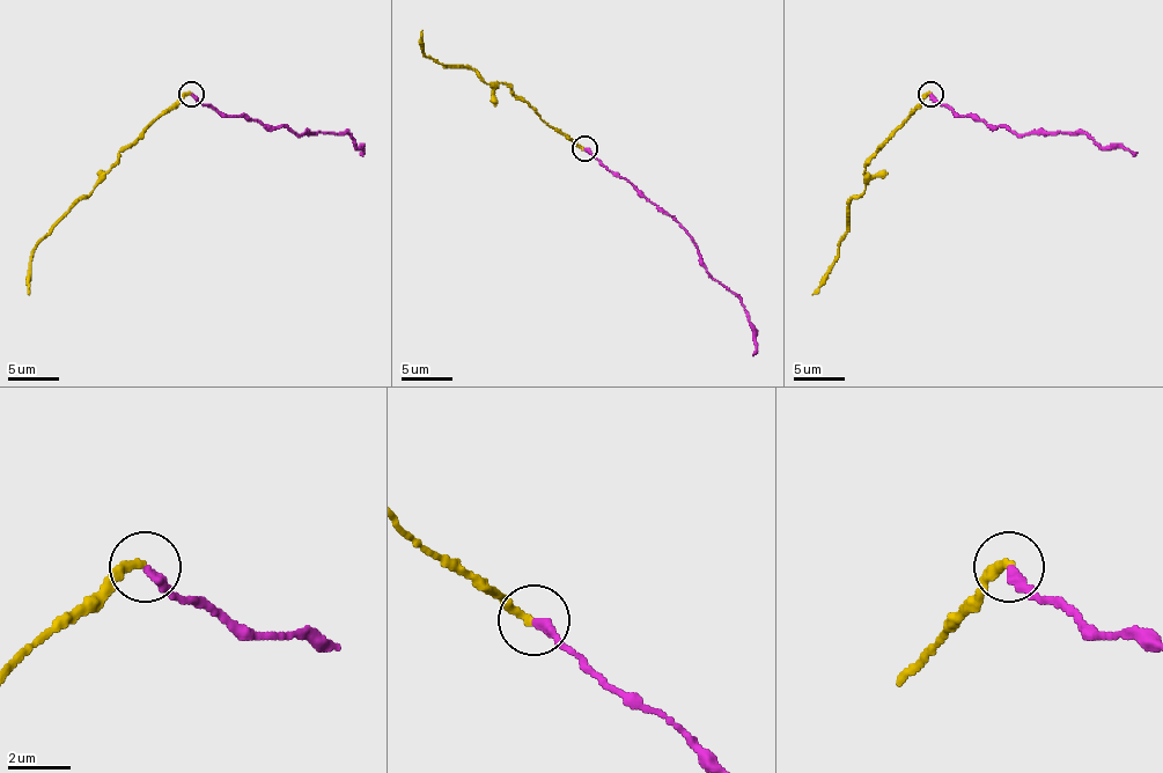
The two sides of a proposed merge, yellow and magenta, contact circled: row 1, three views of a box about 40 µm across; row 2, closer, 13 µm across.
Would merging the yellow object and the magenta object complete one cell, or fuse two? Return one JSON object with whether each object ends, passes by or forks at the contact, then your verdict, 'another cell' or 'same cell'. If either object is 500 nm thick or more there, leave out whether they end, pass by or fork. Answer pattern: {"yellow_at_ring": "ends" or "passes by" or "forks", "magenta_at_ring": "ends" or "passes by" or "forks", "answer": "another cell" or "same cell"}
{"yellow_at_ring": "ends", "magenta_at_ring": "ends", "answer": "same cell"}

